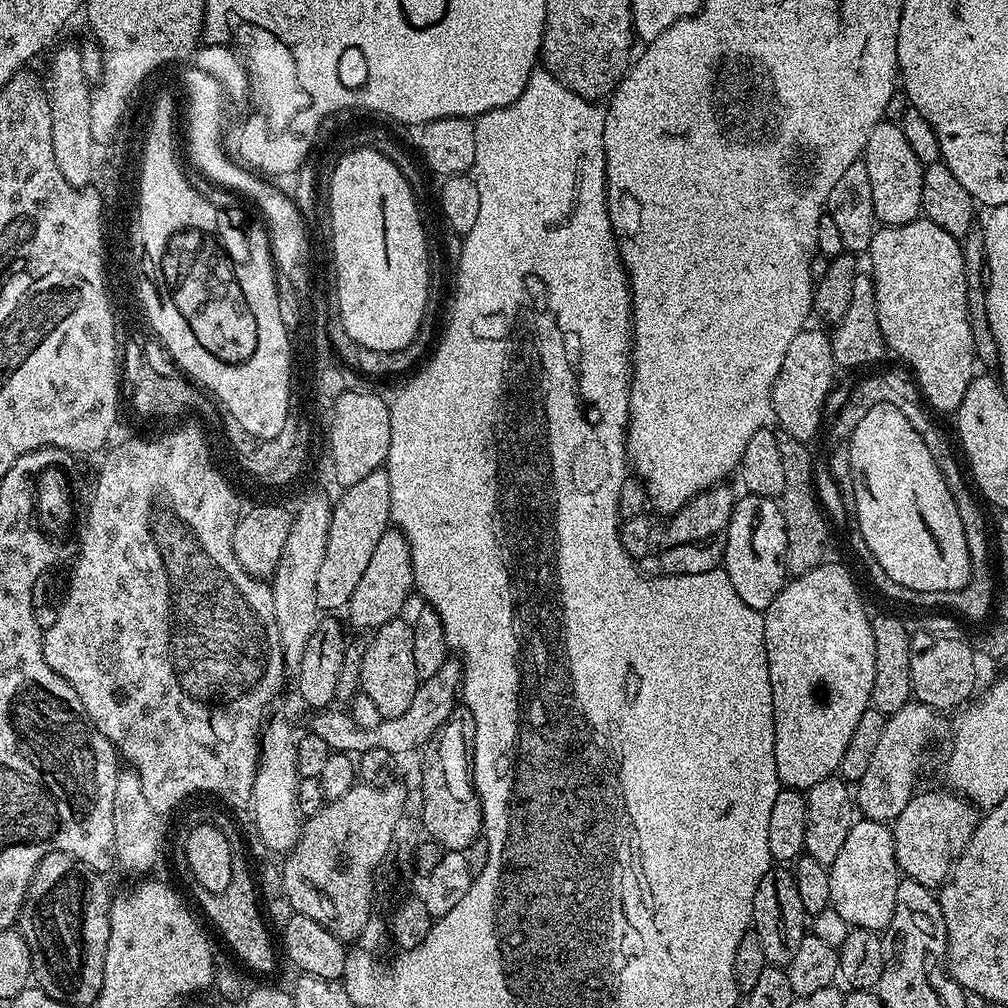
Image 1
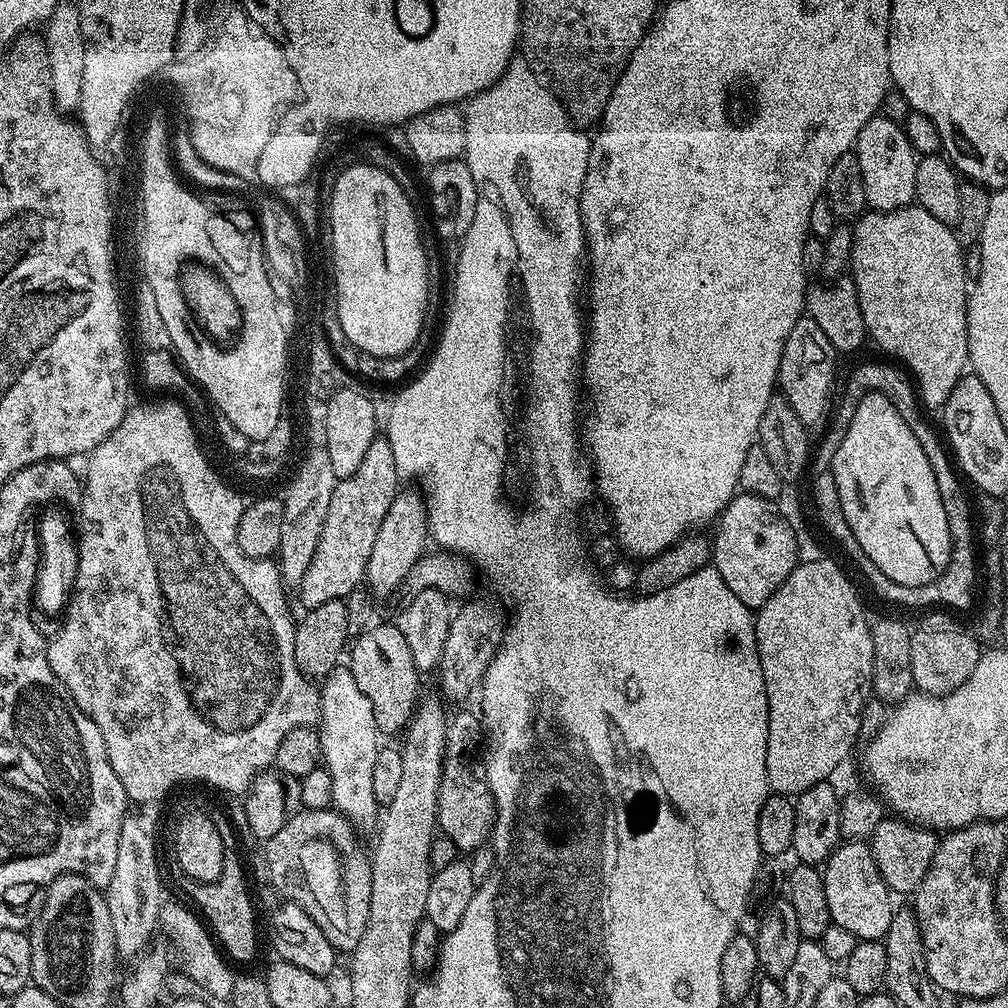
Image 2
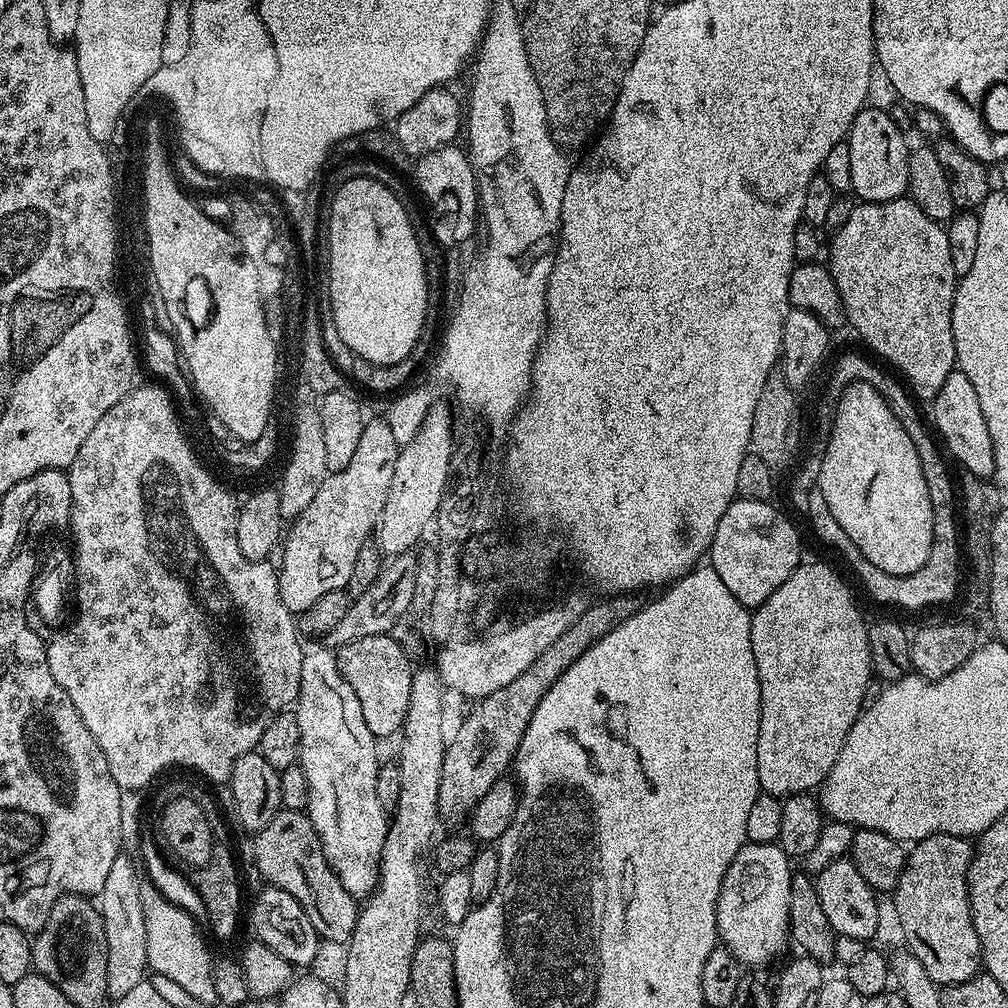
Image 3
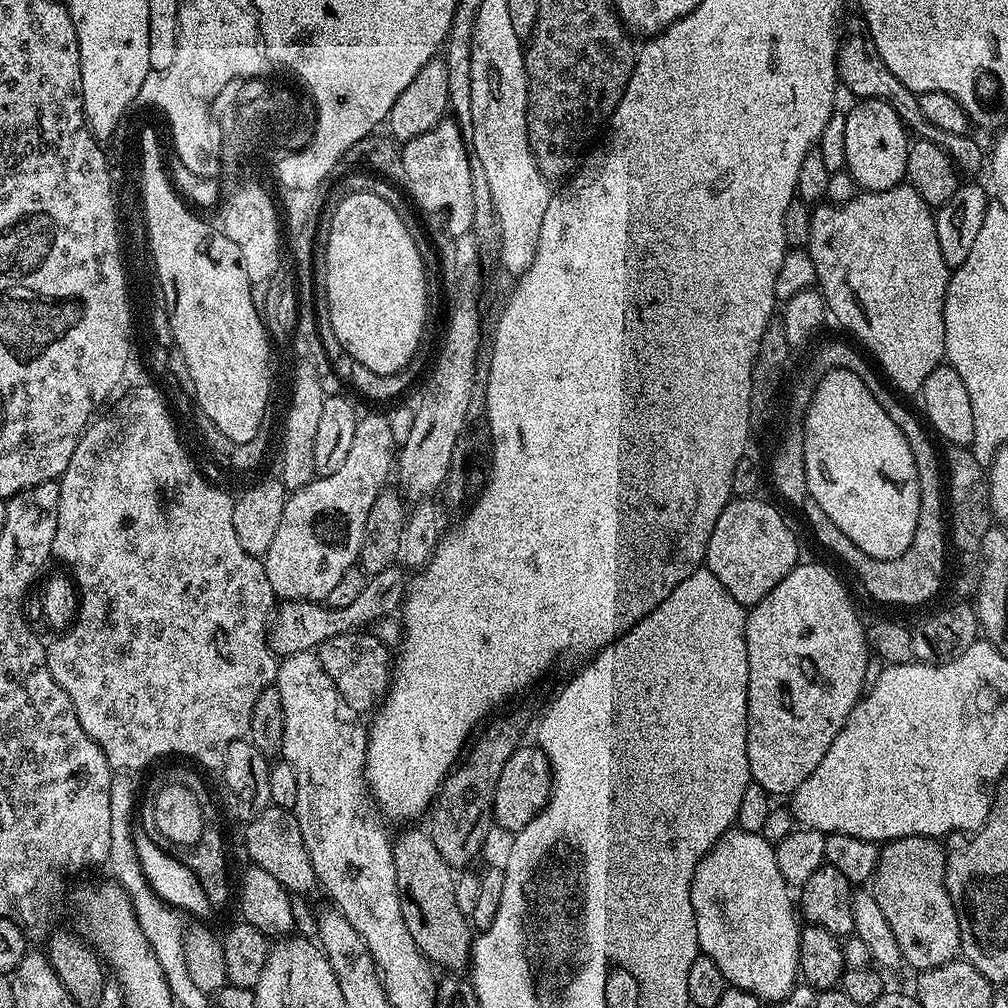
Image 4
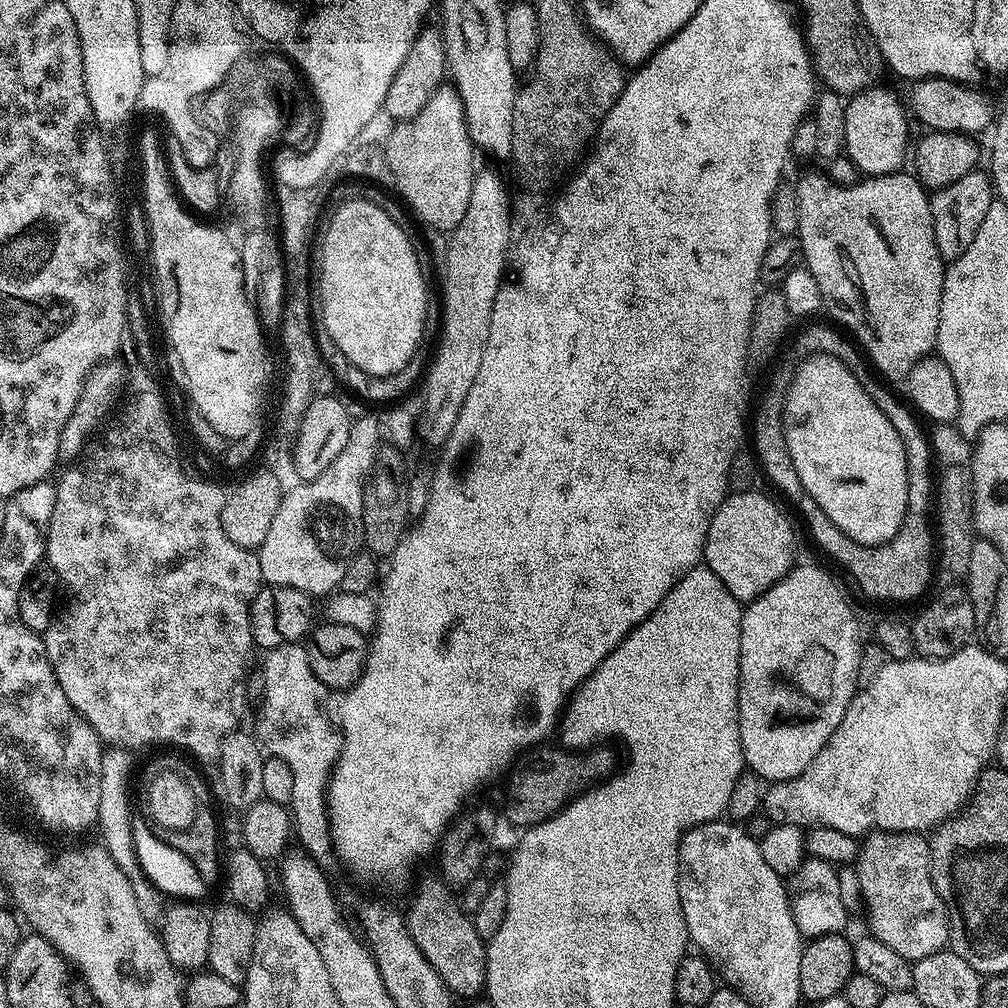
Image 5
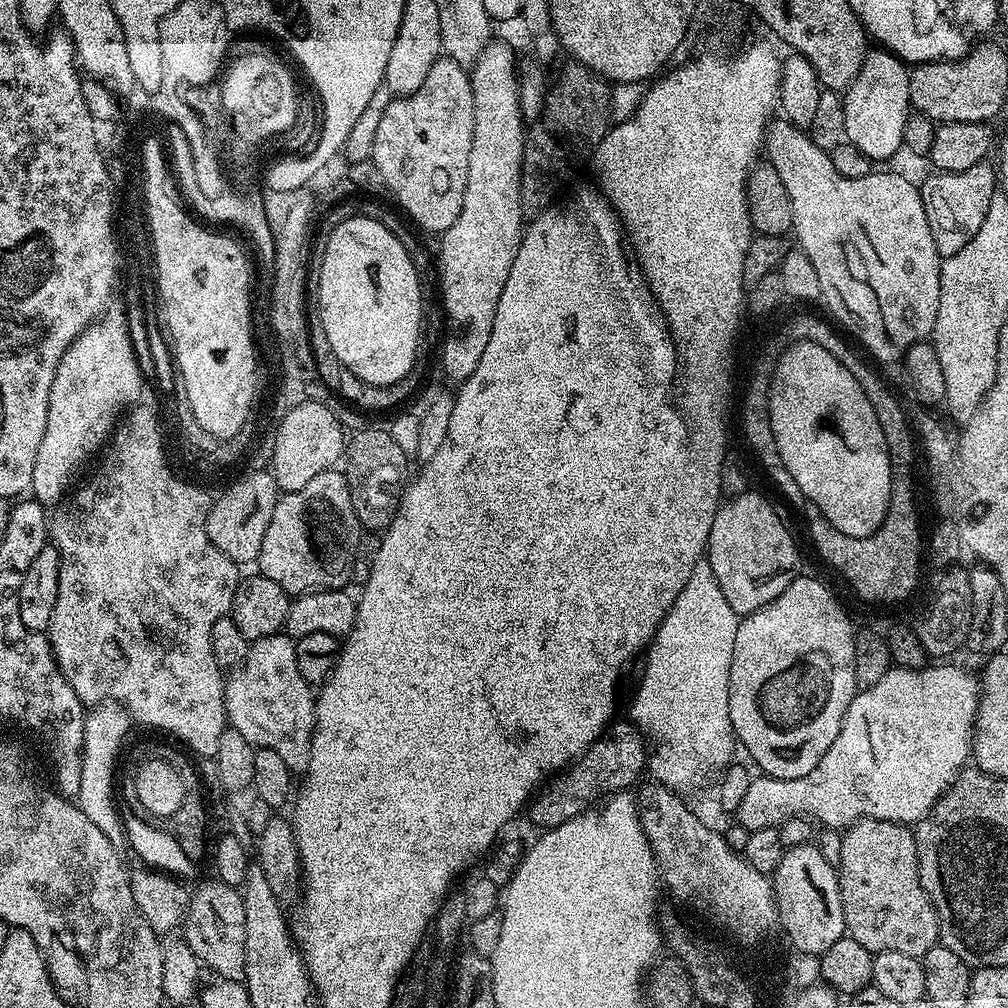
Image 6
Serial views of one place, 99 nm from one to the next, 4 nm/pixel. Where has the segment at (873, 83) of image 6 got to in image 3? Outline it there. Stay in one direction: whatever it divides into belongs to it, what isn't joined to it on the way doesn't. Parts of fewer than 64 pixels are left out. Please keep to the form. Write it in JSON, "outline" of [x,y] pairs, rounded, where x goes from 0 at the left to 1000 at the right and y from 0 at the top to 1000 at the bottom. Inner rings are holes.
{"outline":[[[859,105],[847,117],[839,136],[843,149],[843,181],[845,190],[854,199],[870,202],[892,198],[901,190],[901,153],[903,143],[897,140],[898,132],[884,119],[877,107]]]}

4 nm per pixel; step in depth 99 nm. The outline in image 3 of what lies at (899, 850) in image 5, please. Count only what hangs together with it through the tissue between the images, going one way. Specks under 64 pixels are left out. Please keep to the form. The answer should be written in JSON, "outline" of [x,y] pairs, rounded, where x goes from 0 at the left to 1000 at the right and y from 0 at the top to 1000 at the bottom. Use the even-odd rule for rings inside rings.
{"outline":[[[927,827],[918,833],[910,833],[904,838],[903,844],[900,846],[897,862],[893,868],[887,882],[887,890],[889,889],[889,909],[893,912],[893,921],[897,924],[896,936],[900,941],[910,948],[911,953],[918,959],[919,966],[923,968],[930,978],[939,978],[942,976],[953,976],[962,970],[966,970],[973,963],[974,949],[972,946],[972,932],[966,923],[966,915],[964,914],[964,900],[960,894],[960,860],[964,858],[964,847],[966,837],[963,832],[947,829],[946,827]]]}

